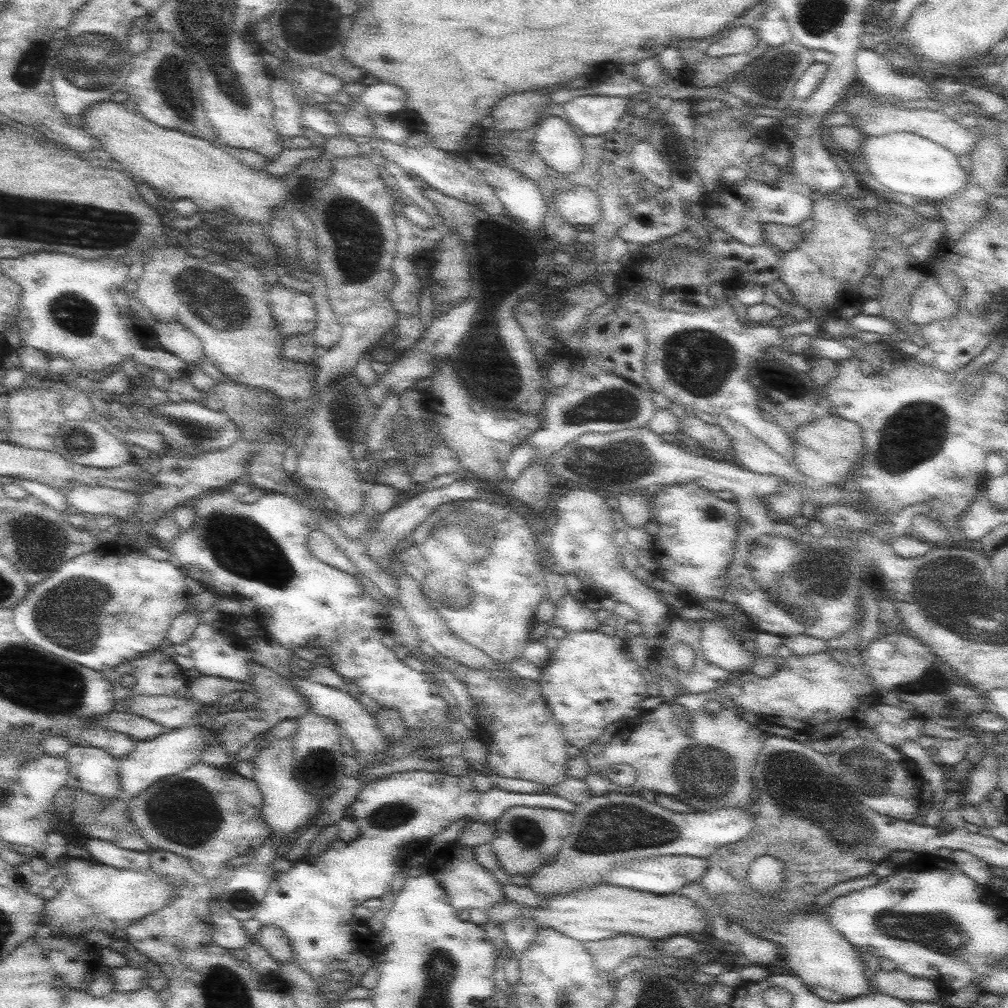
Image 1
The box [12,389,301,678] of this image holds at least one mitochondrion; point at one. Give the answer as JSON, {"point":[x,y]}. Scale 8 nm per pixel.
{"point":[69,611]}

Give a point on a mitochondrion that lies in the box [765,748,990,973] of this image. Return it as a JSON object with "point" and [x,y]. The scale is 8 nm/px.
{"point":[942,933]}

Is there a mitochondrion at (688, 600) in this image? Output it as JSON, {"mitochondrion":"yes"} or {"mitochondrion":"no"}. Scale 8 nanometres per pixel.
{"mitochondrion":"no"}

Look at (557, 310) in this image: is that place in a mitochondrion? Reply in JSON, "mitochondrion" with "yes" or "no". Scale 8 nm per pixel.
{"mitochondrion":"yes"}

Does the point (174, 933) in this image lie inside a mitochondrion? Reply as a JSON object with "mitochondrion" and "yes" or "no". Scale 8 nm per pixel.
{"mitochondrion":"no"}

